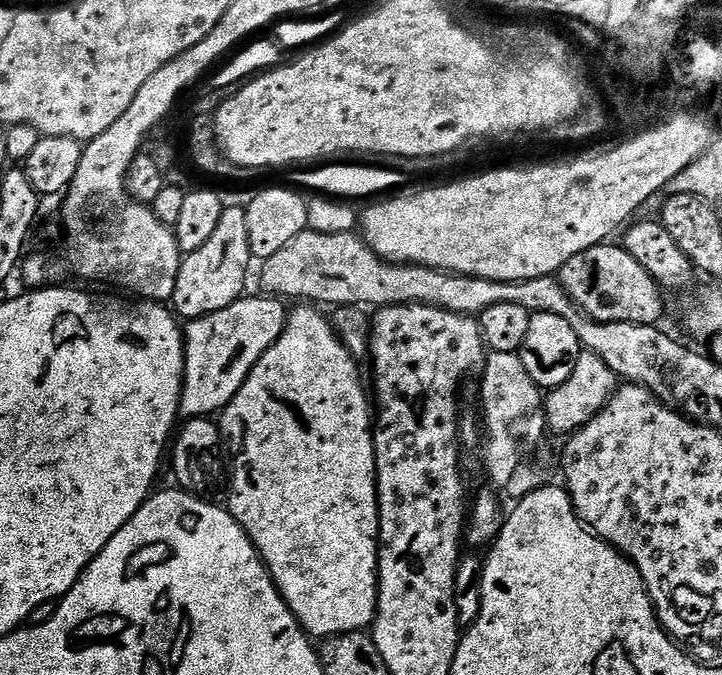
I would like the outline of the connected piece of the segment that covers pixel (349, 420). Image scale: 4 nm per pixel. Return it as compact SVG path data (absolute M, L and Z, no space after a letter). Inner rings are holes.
M296 307L289 311L280 337L272 343L270 350L266 350L266 354L260 356L259 362L252 368L252 373L248 375L238 394L219 413L221 437L227 443L228 440L232 443L232 452L236 455L236 461L231 461L230 464L230 491L227 493L229 496L226 507L250 538L260 559L268 565L268 572L276 583L276 589L279 590L286 606L290 606L300 627L309 637L331 638L347 632L365 631L376 619L376 599L380 589L380 576L376 573L380 557L380 511L376 501L376 455L372 441L374 412L370 407L370 396L366 391L365 381L364 384L360 381L360 372L356 369L357 357L348 353L346 346L332 329L331 319L327 315L323 316L319 307Z

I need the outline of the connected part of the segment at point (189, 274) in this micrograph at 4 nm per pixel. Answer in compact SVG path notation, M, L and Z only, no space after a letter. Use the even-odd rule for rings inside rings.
M225 207L214 234L210 234L210 238L198 246L198 250L187 253L180 261L178 282L174 282L174 294L170 301L175 315L189 321L226 310L226 306L245 295L244 279L251 264L254 264L254 257L250 250L246 211L243 207Z

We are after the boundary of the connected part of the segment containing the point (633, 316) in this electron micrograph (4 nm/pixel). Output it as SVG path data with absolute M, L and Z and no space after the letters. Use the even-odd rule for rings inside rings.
M612 243L596 244L590 250L582 250L582 254L574 254L574 258L570 258L570 262L566 262L560 268L558 279L561 286L591 320L659 325L660 315L664 312L665 293L654 277L648 273L646 266L642 266L642 262L634 258L634 254L630 254L619 243Z

